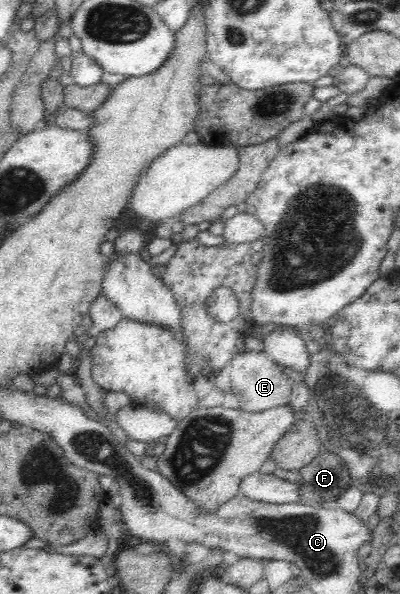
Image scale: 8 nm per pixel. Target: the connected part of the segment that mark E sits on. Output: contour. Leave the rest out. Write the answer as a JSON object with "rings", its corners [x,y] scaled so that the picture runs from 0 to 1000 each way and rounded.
{"rings":[[[660,591],[598,593],[583,598],[575,611],[578,655],[598,673],[603,690],[635,695],[720,680],[733,645]]]}

